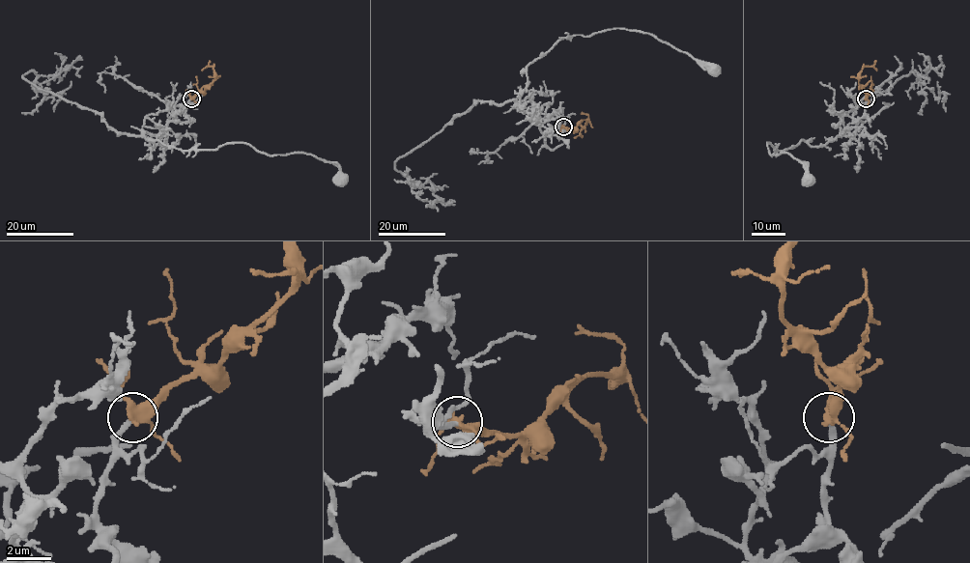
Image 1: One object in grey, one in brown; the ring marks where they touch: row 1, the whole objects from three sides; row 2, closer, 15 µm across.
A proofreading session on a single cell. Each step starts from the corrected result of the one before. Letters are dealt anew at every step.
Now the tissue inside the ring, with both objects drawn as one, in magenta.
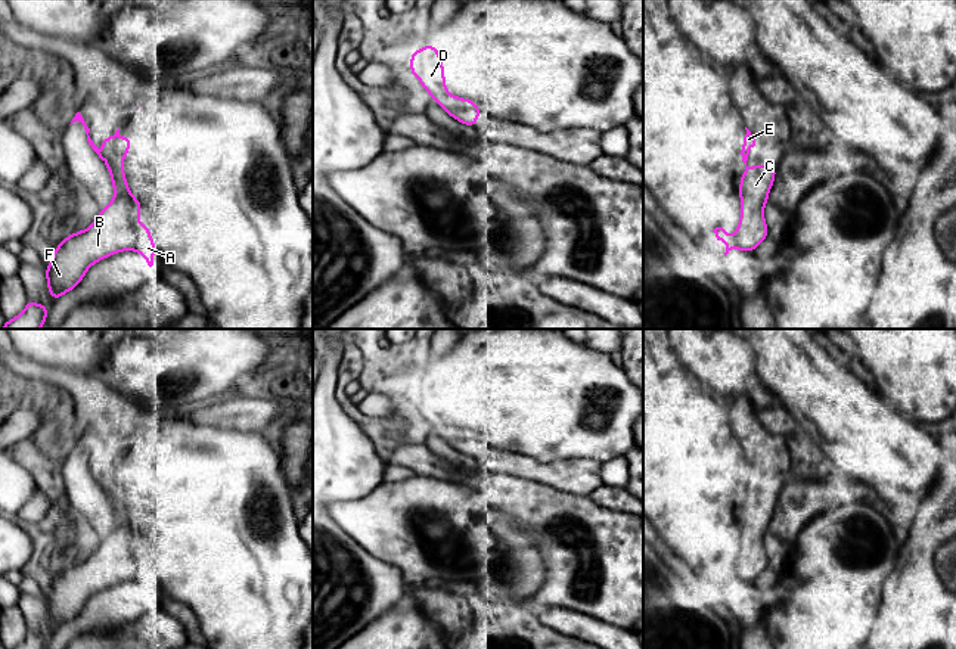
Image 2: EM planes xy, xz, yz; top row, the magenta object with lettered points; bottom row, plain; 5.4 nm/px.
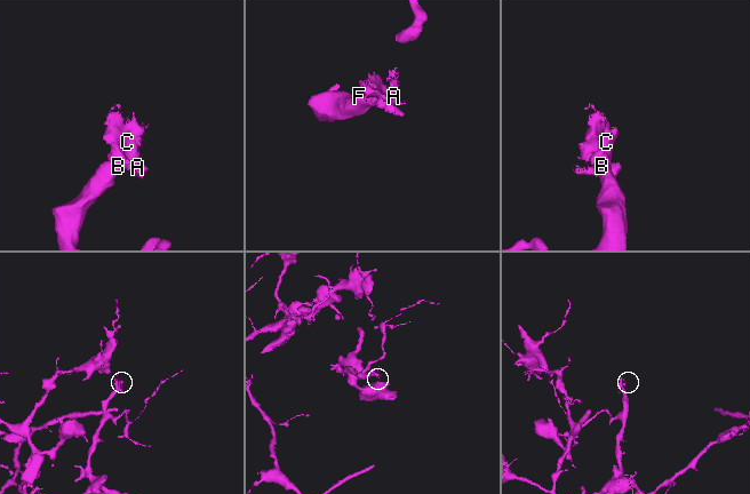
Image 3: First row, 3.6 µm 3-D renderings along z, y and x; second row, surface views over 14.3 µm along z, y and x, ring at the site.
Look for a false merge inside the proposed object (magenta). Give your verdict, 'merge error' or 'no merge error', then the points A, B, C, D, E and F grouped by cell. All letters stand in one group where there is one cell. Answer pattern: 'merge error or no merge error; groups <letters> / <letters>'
no merge error; groups A B C D E F

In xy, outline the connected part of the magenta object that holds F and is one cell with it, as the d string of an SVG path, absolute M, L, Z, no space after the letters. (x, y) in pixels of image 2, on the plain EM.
M80 442L75 444L71 454L75 451L84 456L89 475L108 499L115 527L99 541L90 558L68 565L55 578L50 594L44 597L47 621L53 633L75 620L87 600L97 591L122 581L137 581L152 597L158 580L150 568L150 556L137 553L143 535L130 524L122 499L133 469L122 468L120 459L114 466L102 468L100 473L114 488L111 491L90 469L90 459Z

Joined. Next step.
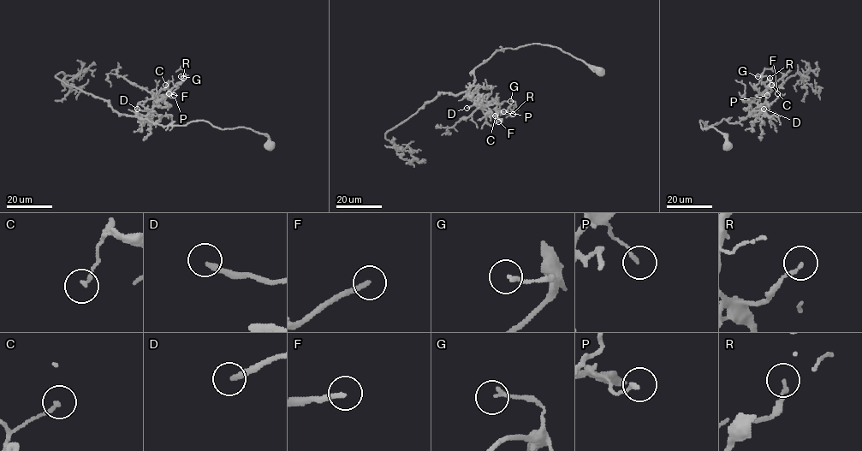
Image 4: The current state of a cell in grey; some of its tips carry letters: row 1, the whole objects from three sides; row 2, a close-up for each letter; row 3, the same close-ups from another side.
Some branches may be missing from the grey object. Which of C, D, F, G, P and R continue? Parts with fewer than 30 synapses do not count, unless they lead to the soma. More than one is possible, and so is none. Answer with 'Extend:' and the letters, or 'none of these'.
Extend: D, F

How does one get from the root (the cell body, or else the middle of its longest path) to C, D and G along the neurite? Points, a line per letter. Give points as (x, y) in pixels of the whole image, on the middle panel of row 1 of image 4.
C: (600, 71), (548, 45), (498, 50), (474, 69), (474, 83), (467, 91), (483, 108), (496, 103), (495, 115)
D: (600, 71), (548, 45), (502, 49), (474, 69), (467, 97), (479, 104), (466, 108)
G: (600, 71), (548, 45), (498, 50), (474, 69), (467, 97), (503, 111), (515, 103), (510, 101)

